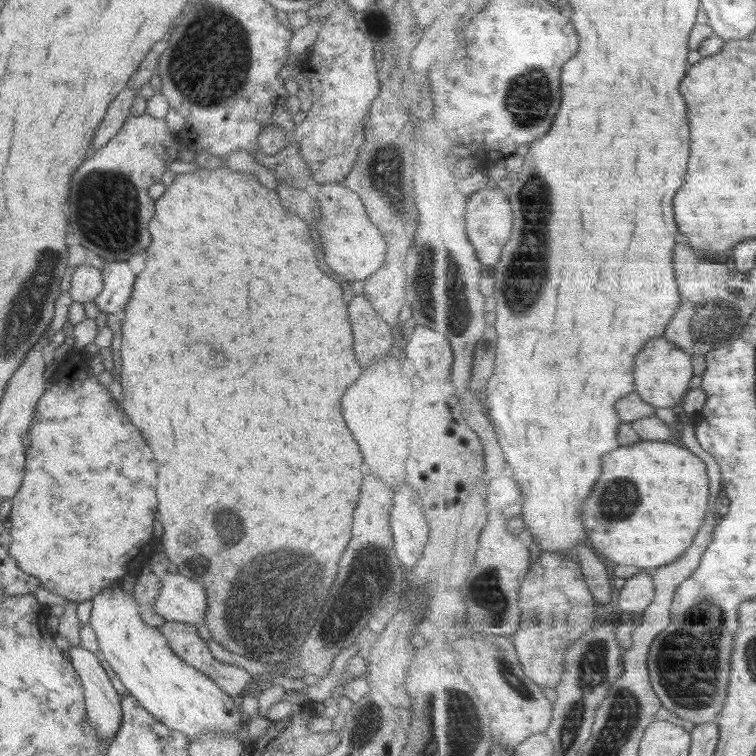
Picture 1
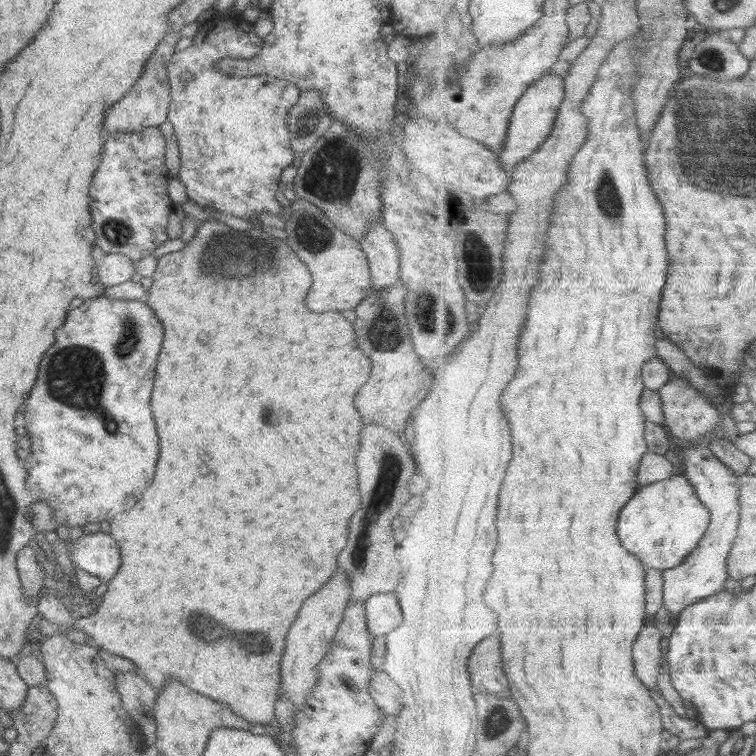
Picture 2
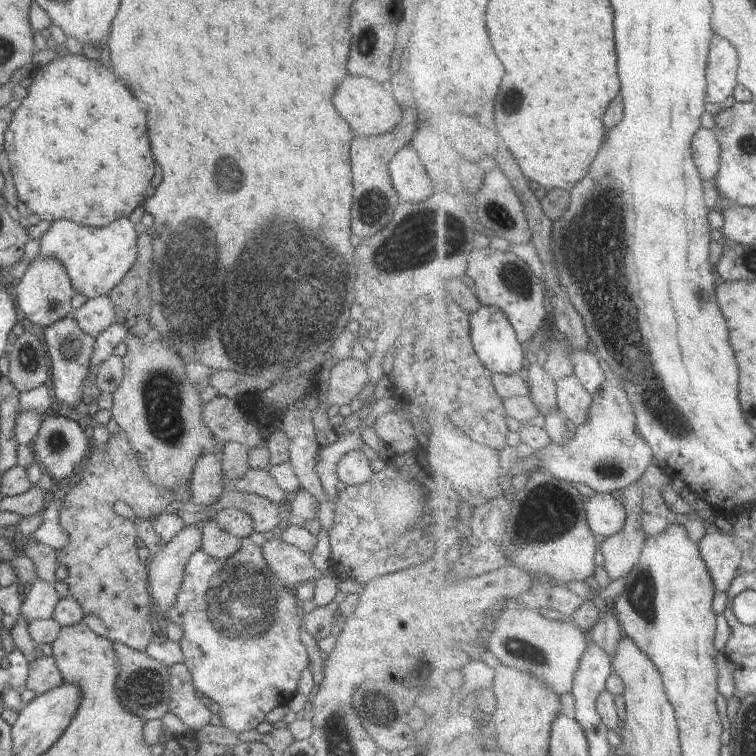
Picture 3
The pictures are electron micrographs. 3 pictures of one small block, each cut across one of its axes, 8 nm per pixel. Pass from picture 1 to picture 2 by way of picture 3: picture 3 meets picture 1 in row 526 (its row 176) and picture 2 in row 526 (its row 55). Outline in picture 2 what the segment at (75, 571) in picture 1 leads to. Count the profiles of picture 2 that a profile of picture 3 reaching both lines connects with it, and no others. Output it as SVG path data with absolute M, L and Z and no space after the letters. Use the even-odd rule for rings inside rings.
M102 295L85 300L78 307L70 308L66 322L56 330L56 336L58 338L56 338L54 346L50 346L50 350L46 350L42 364L38 368L38 380L36 380L34 388L30 390L30 396L26 400L24 418L26 418L26 430L32 436L32 454L34 456L42 454L42 458L44 458L44 461L30 461L32 465L28 468L28 486L30 486L32 494L36 496L36 500L44 500L52 506L56 522L60 524L63 531L66 531L74 526L83 527L82 524L86 524L86 522L112 520L116 514L120 514L122 510L128 508L126 496L142 492L148 486L150 478L154 476L154 468L156 468L156 460L158 460L158 436L156 436L152 410L150 410L150 392L152 392L152 382L154 382L156 358L160 354L160 348L162 348L162 324L148 303L138 300L110 299L106 295ZM106 418L112 422L128 422L128 424L116 424L116 428L114 428L114 424L110 424L110 422L104 424Z

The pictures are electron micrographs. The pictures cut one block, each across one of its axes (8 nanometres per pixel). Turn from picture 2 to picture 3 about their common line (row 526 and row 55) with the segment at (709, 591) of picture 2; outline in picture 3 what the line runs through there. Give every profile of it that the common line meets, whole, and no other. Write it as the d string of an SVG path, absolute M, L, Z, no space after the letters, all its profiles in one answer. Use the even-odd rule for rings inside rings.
M718 34L713 38L709 56L709 102L724 105L736 92L741 53L731 40Z

